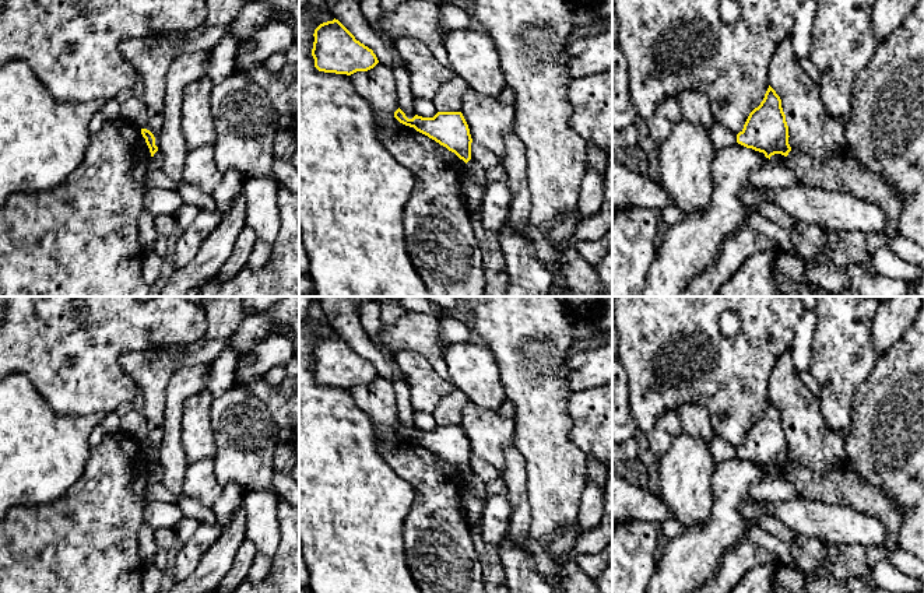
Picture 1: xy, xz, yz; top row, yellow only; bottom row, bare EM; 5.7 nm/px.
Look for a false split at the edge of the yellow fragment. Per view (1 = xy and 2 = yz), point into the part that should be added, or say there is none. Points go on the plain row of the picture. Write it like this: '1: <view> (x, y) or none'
1: none
2: none

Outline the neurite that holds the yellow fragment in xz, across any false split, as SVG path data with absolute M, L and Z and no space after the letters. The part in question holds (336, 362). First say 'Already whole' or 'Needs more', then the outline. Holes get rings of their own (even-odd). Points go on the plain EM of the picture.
Already whole. M335 331L320 337L313 350L312 369L319 385L351 389L379 376L373 364L356 354Z

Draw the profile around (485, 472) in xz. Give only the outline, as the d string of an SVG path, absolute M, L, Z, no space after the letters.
M474 455L471 456L471 473L485 484L500 477L499 469Z

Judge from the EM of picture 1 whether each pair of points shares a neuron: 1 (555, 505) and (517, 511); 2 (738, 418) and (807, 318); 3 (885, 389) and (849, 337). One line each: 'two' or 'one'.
1: two
2: two
3: two

